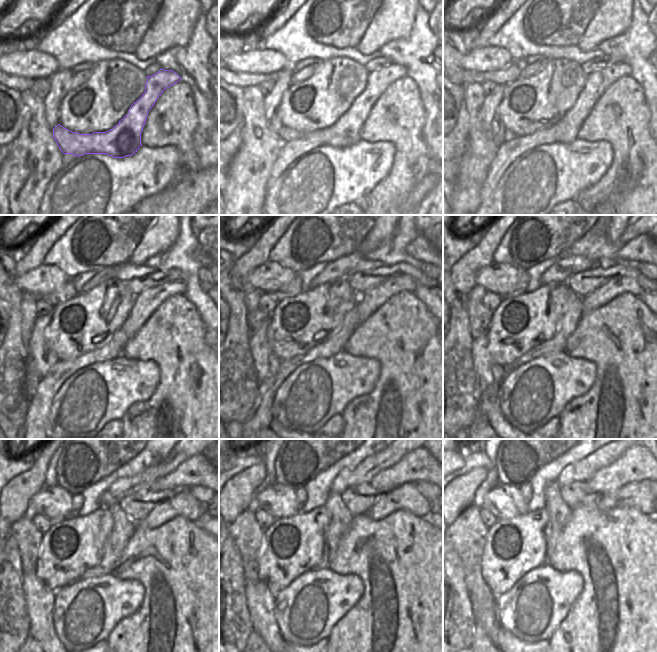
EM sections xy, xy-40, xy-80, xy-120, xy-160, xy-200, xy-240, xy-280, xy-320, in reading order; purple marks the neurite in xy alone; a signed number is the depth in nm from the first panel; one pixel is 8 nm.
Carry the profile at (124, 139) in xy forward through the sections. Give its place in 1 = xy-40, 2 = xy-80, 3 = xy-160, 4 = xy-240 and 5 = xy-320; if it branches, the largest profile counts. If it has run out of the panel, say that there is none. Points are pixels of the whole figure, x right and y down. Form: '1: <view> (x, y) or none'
1: xy-40 (347, 134)
2: xy-80 (597, 82)
3: xy-160 (367, 303)
4: xy-240 (183, 504)
5: xy-320 (637, 495)

